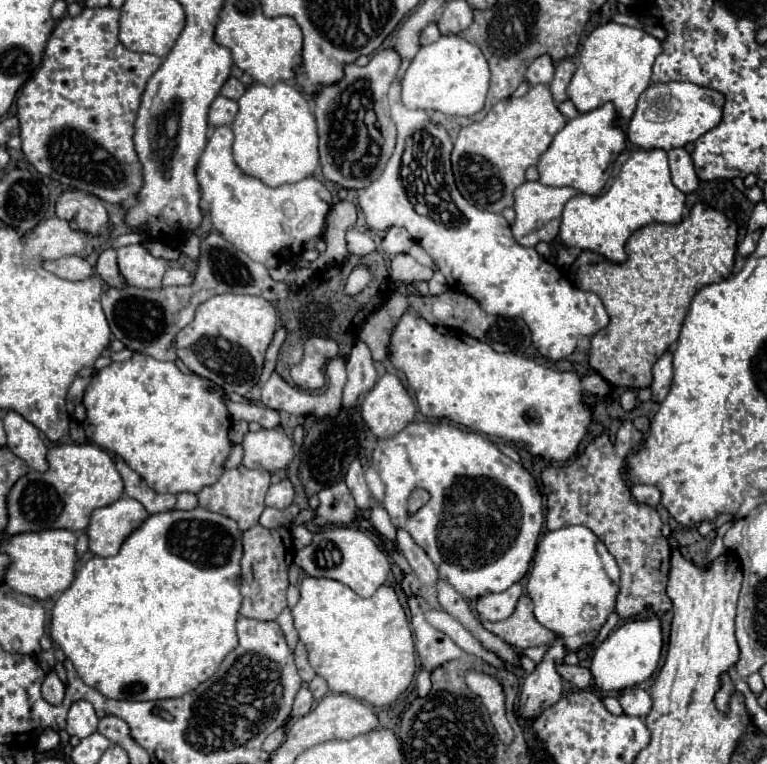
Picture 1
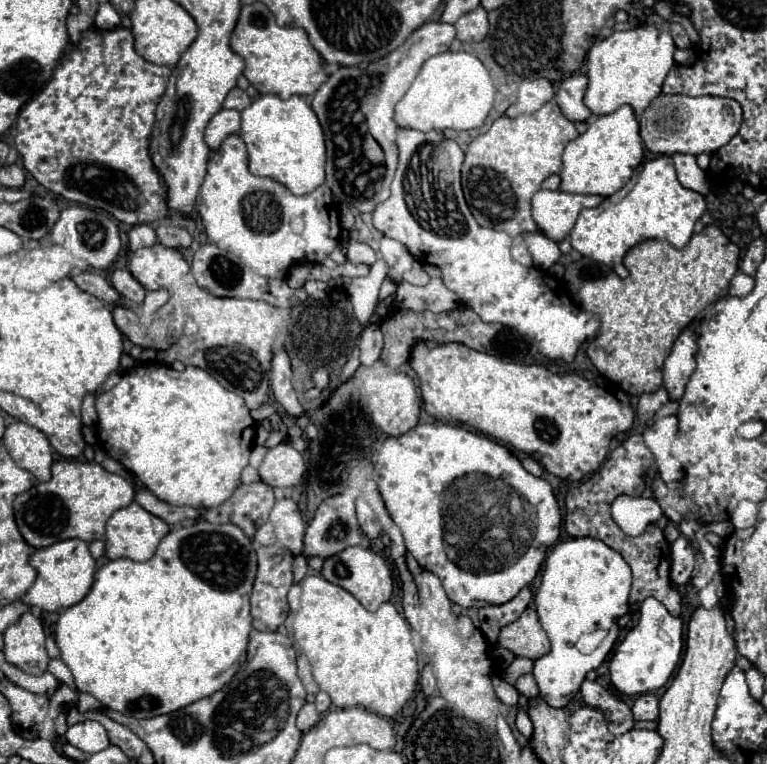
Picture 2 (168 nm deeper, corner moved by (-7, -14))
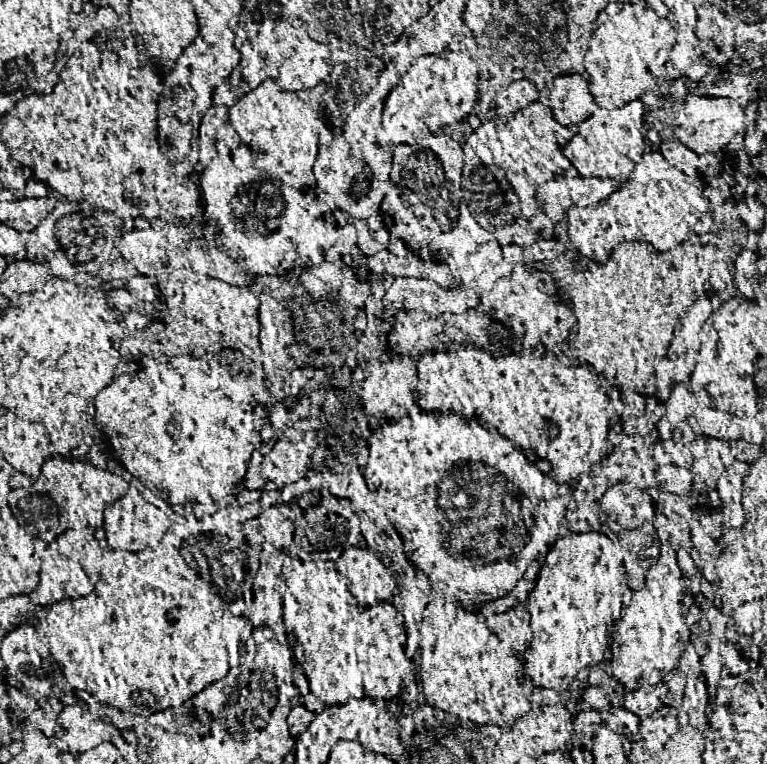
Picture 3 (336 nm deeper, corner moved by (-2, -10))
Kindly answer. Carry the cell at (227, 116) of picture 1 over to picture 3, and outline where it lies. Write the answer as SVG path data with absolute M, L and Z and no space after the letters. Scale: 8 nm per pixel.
M211 105L207 113L203 115L199 137L201 137L201 151L199 151L199 163L207 165L209 159L215 155L215 133L229 123L229 107L225 105Z

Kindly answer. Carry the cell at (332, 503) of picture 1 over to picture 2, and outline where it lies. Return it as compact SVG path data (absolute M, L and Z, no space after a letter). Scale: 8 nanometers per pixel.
M342 493L330 499L324 499L314 515L314 519L310 521L308 529L306 529L306 537L304 537L304 557L310 555L318 555L318 557L330 557L336 555L338 551L344 551L346 547L352 545L360 545L360 547L370 547L370 539L362 533L358 519L356 519L356 511L354 511L354 495L352 493Z

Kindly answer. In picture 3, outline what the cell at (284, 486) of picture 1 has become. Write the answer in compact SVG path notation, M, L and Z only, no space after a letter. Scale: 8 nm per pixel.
M271 505L267 509L261 509L257 515L259 529L269 545L273 545L277 551L283 551L291 543L293 535L293 521L289 519L289 509L285 505Z

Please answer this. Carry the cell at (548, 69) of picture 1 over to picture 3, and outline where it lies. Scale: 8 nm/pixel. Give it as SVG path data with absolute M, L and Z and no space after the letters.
M515 79L497 95L497 113L507 115L513 111L521 111L531 105L539 97L539 89L529 79Z

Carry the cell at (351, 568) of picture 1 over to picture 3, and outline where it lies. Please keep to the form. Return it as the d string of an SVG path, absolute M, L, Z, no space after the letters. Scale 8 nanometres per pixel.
M347 547L335 563L349 591L361 605L385 601L391 593L391 577L371 549Z

